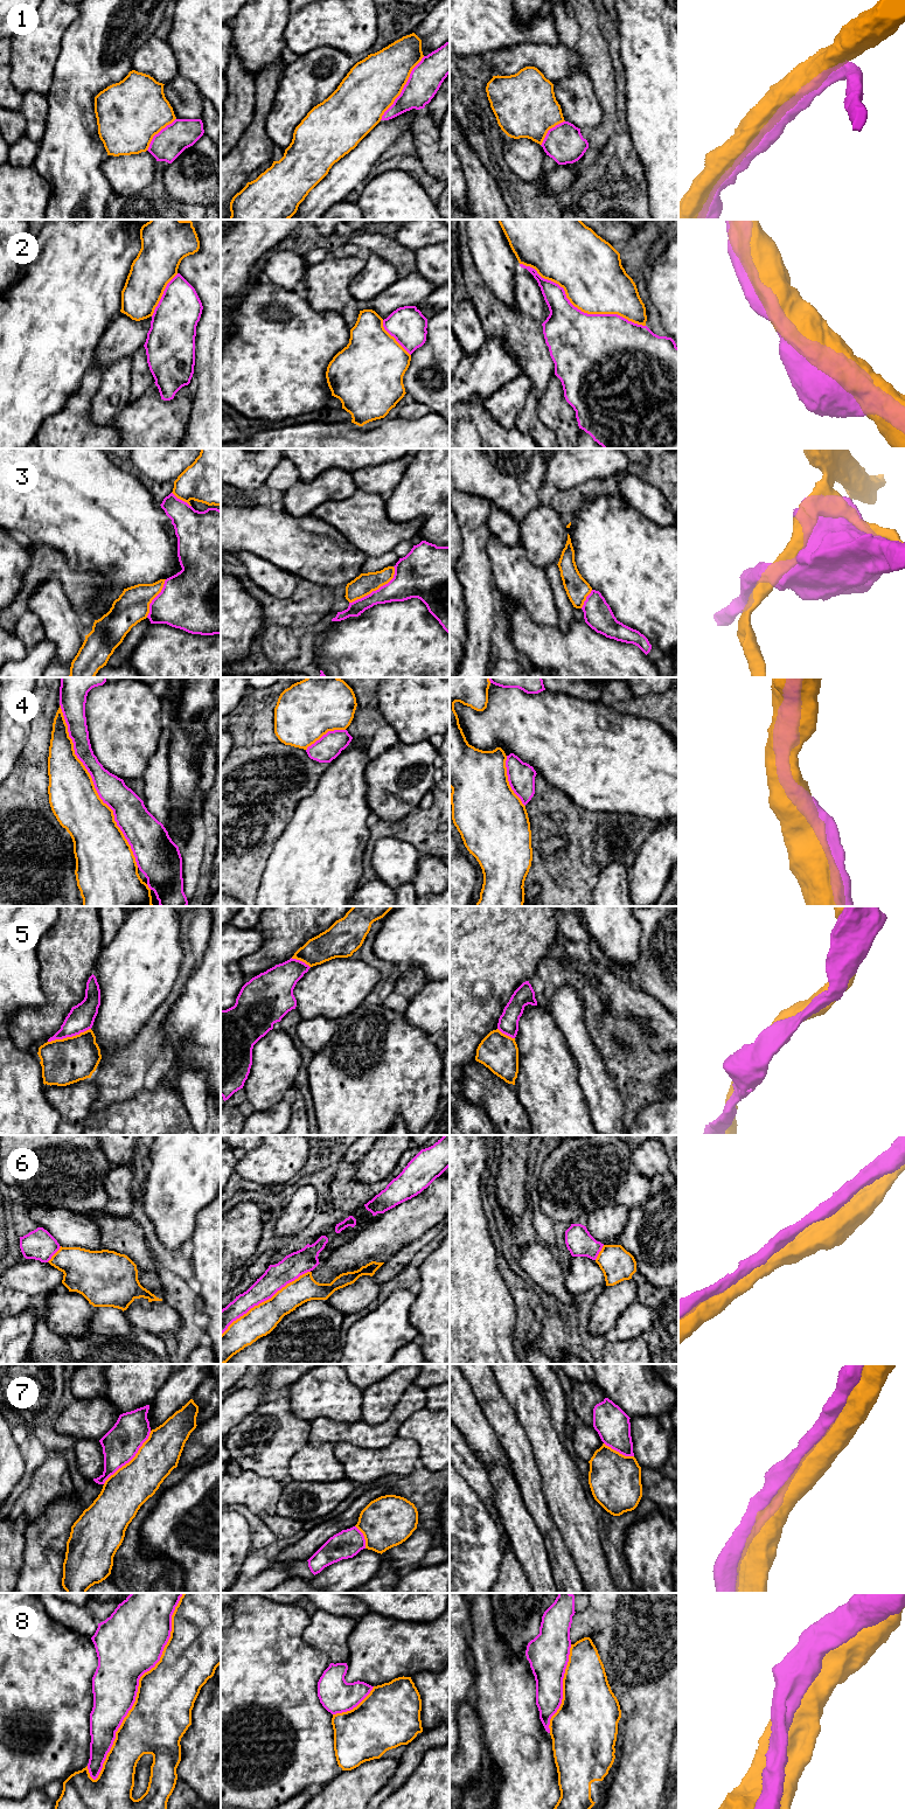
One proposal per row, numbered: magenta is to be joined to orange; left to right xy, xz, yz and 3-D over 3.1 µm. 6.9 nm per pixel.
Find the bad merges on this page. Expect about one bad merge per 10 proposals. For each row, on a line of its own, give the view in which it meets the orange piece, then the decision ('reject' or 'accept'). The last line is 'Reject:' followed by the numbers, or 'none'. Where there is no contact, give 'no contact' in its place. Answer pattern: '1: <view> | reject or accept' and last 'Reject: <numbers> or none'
1: xz | accept
2: yz | accept
3: xz | reject
4: xy | accept
5: xy | accept
6: xz | reject
7: xy | accept
8: xy | accept
Reject: 3, 6

